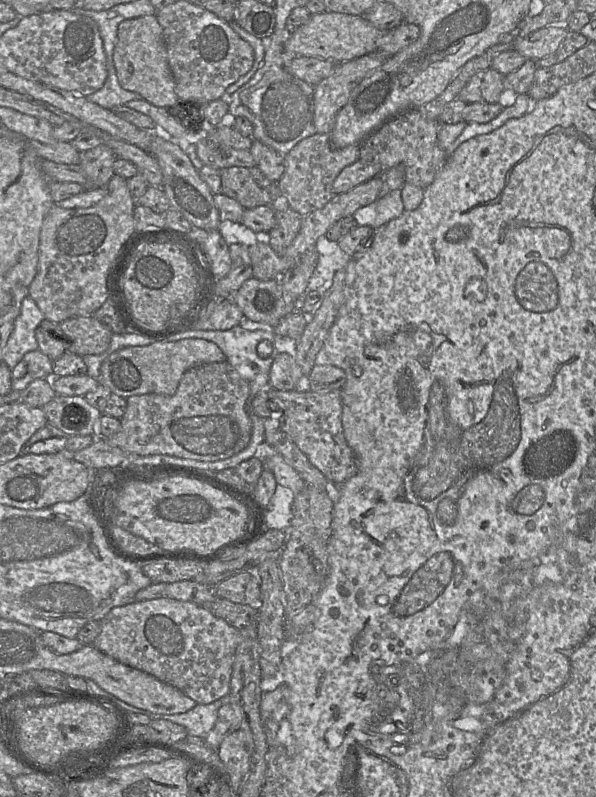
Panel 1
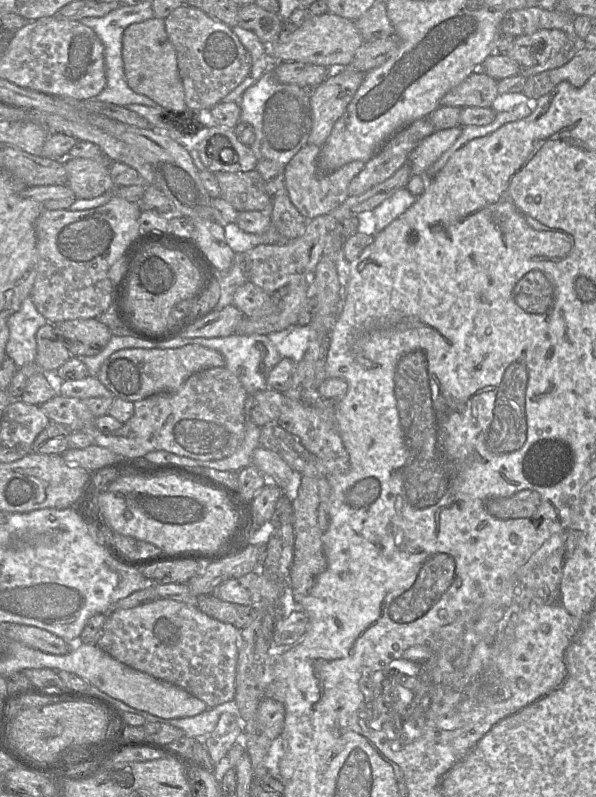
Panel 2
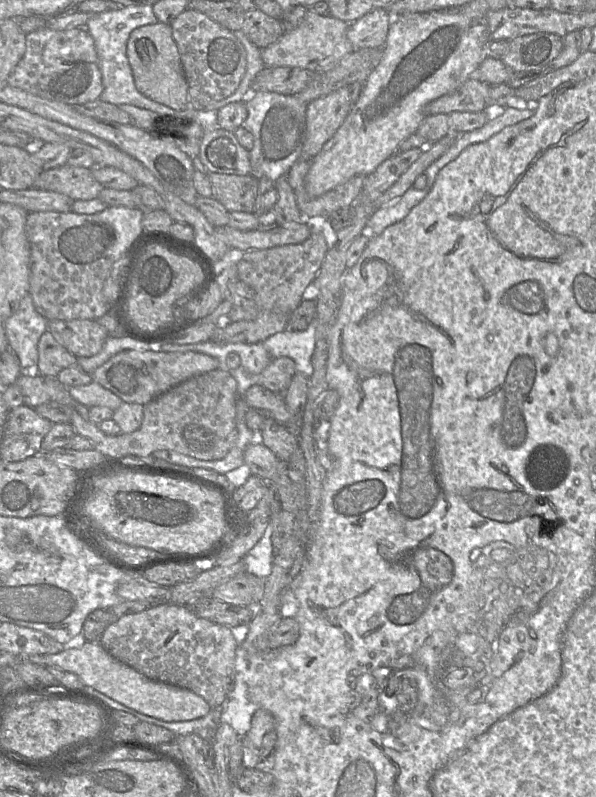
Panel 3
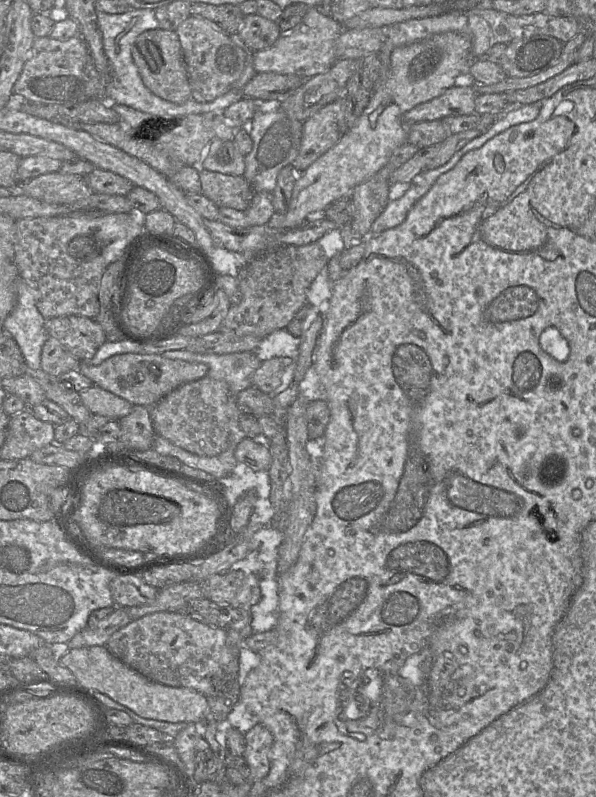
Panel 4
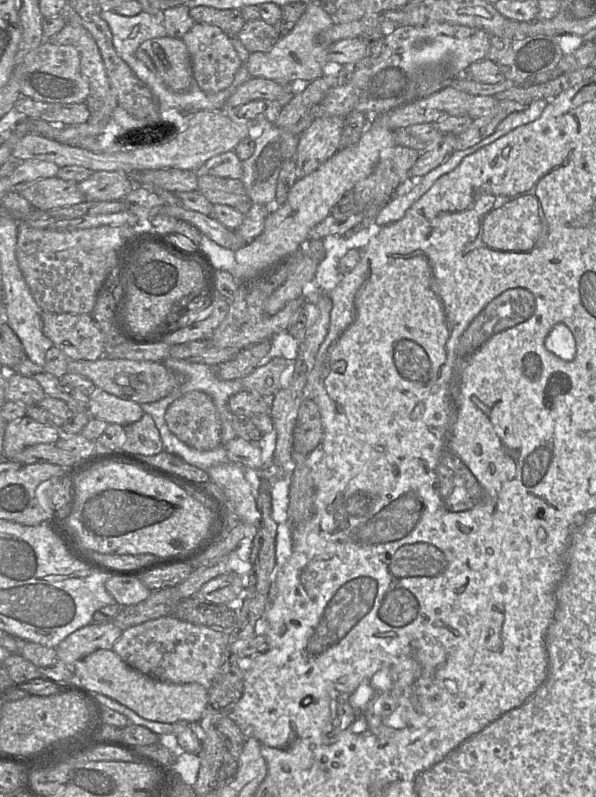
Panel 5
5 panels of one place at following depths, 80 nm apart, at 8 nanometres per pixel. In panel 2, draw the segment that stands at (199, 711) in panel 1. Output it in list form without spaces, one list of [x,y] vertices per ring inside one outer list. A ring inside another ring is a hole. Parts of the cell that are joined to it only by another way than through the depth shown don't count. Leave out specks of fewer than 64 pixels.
[[[234,700],[220,704],[214,708],[208,708],[206,711],[196,716],[186,718],[164,719],[163,723],[180,728],[188,737],[193,737],[195,739],[204,739],[215,729],[219,717],[224,712],[229,712],[236,717],[237,723],[242,729],[243,737],[245,721],[240,716],[240,712]]]

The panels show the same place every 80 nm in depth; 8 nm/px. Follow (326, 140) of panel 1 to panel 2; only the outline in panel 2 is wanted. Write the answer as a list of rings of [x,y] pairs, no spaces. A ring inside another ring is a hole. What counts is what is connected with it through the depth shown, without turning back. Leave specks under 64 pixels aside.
[[[307,143],[285,166],[284,190],[299,213],[311,220],[338,208],[348,197],[348,186],[351,180],[364,168],[365,163],[353,161],[334,171],[322,175],[318,170],[318,157],[321,147]]]

